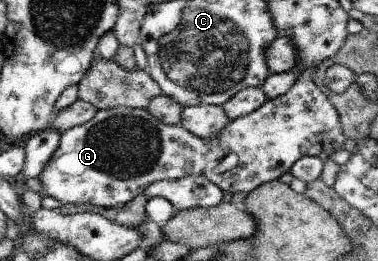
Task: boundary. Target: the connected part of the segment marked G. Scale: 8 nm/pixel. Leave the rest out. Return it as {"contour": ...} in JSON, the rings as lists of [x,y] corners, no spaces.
{"contour":[[[316,67],[303,69],[287,93],[268,99],[257,111],[249,115],[231,120],[225,131],[221,131],[211,141],[191,135],[182,125],[161,123],[147,109],[120,107],[97,110],[95,117],[87,123],[60,133],[59,147],[51,155],[47,167],[43,167],[43,173],[39,175],[43,196],[52,197],[61,205],[91,203],[102,207],[121,207],[142,194],[151,183],[161,180],[175,181],[195,175],[204,175],[209,181],[217,184],[227,196],[234,193],[248,194],[265,182],[280,179],[301,157],[313,156],[319,157],[321,161],[328,160],[334,153],[343,150],[342,146],[347,137],[343,133],[340,115],[333,107],[332,101],[313,83],[315,69]]]}

